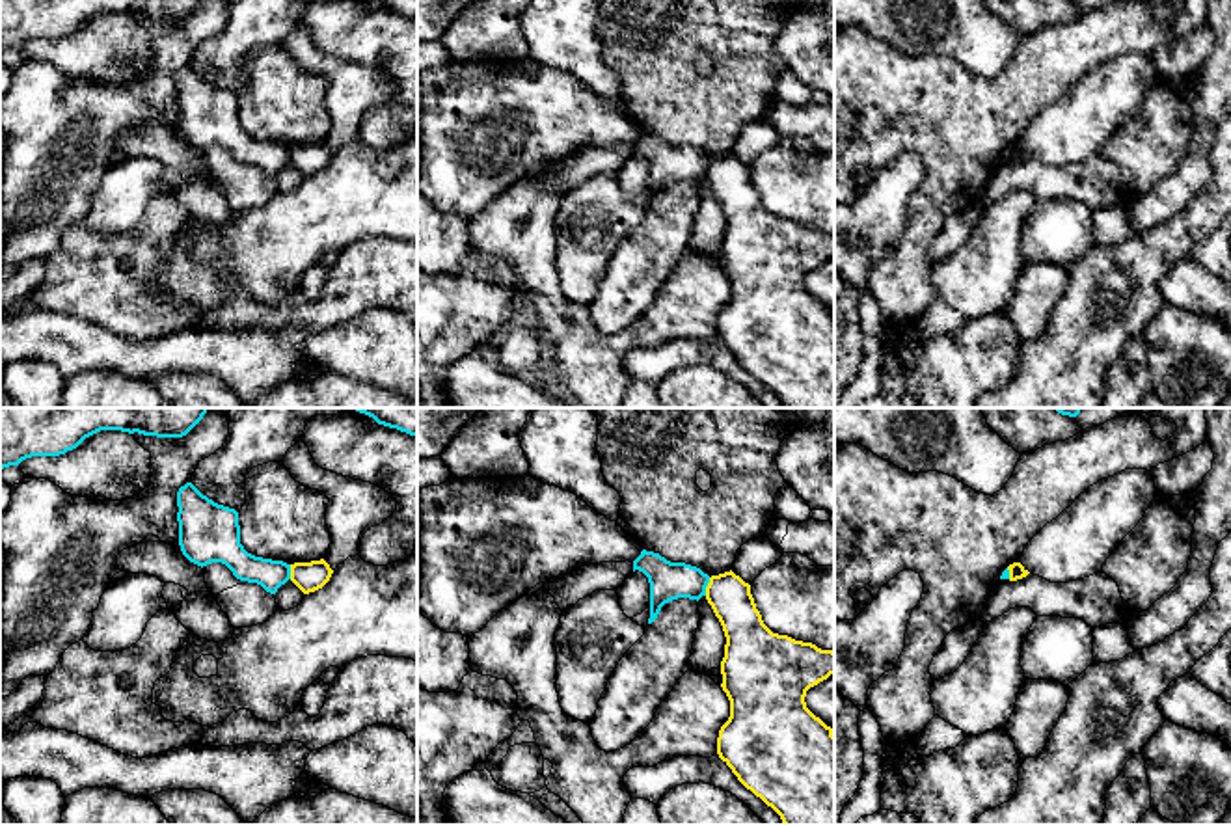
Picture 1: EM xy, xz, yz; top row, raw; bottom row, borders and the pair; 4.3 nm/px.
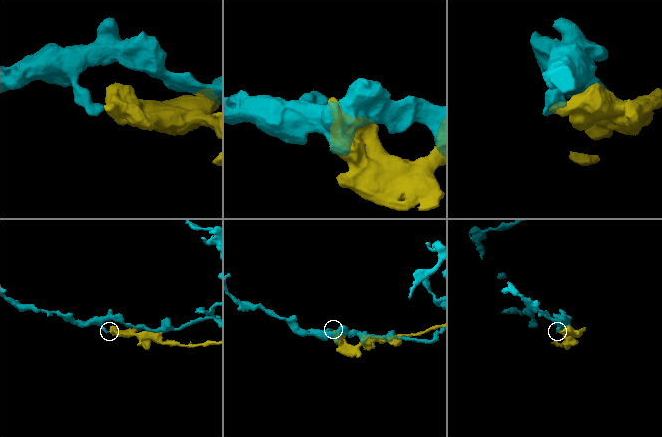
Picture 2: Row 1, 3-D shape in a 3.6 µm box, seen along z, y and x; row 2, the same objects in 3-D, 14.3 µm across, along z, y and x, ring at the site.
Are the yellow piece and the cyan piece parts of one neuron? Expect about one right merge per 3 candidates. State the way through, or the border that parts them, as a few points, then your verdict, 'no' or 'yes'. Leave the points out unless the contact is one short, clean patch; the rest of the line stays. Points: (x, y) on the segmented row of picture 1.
no

